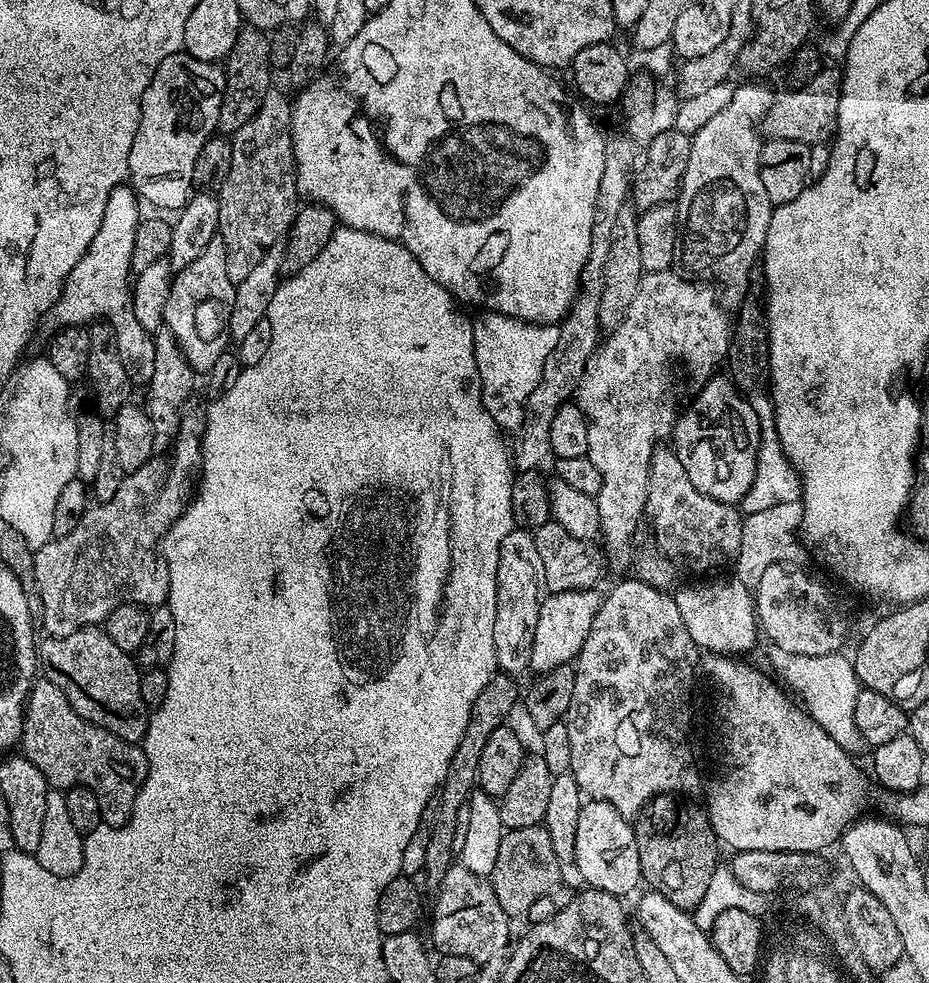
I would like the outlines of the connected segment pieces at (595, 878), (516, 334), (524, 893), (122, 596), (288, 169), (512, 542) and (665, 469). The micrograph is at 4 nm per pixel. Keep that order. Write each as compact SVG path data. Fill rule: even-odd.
M585 799L578 810L578 831L574 838L575 871L580 871L589 888L597 888L612 896L627 898L636 887L641 887L642 877L638 862L638 842L633 821L618 814L610 802Z
M485 311L472 320L474 358L478 362L482 402L501 433L519 433L524 421L524 404L542 378L542 366L560 337L559 327L531 324L501 312Z
M535 824L507 829L498 846L498 859L494 861L494 870L490 877L494 895L498 897L498 906L502 906L509 918L527 917L530 906L542 894L561 883L560 872L562 865L554 855L550 834L543 826Z
M189 407L180 413L180 430L176 434L174 447L176 447L176 456L172 456L169 460L159 460L153 458L145 462L141 468L125 475L122 486L118 486L118 490L114 494L114 498L110 498L110 502L96 502L85 512L84 517L78 522L78 526L74 526L74 530L70 530L70 534L58 536L51 540L46 540L44 545L35 549L32 561L34 562L34 582L36 583L36 593L42 598L42 610L39 619L44 620L45 633L48 636L65 636L66 634L74 634L74 630L79 628L91 628L93 626L103 625L104 619L114 611L118 606L123 604L139 604L145 609L151 610L159 608L167 601L168 591L170 590L170 574L168 567L164 561L164 553L162 551L162 541L164 535L170 530L170 526L180 517L185 506L194 495L194 481L197 479L200 471L200 455L202 454L202 446L200 441L204 438L204 417L205 413L200 412L196 408Z
M269 90L256 117L231 137L230 174L218 189L218 238L226 246L226 274L235 285L287 237L298 211L294 150L288 142L272 144L272 132L287 133L292 126L289 97L276 91Z
M513 527L498 550L498 578L496 579L496 613L494 614L494 650L496 667L513 678L530 668L530 650L534 646L534 630L538 630L540 601L545 595L544 567L538 554L536 537L531 531Z
M657 447L652 455L649 463L644 516L652 537L656 539L657 546L662 550L662 554L666 554L666 558L670 558L670 562L676 564L677 569L684 571L685 568L688 572L696 572L692 574L708 574L713 571L711 568L720 568L727 560L728 563L735 561L739 554L743 526L741 513L732 504L716 501L698 490L694 482L690 482L686 474L686 466L682 466L682 462L671 447Z

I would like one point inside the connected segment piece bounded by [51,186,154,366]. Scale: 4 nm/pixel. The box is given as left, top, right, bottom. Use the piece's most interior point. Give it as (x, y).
(98, 290)

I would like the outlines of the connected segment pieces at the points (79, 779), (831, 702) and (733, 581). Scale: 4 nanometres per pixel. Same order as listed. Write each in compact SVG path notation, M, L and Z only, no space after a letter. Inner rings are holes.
M33 687L24 707L24 730L19 742L23 756L42 770L53 789L88 788L98 798L103 823L110 828L122 828L132 816L134 802L148 773L143 747L86 722L70 706L62 690L43 687Z
M768 644L768 660L772 668L797 692L799 703L805 712L842 746L849 754L865 751L866 745L858 725L854 722L854 706L858 703L861 682L856 673L856 665L851 659L844 657L843 651L831 652L825 656L814 654L790 654L790 650L782 650L778 646Z
M735 576L714 577L696 578L693 579L696 581L684 585L679 591L677 589L675 605L697 647L712 654L744 654L740 652L752 649L758 637L753 593Z

